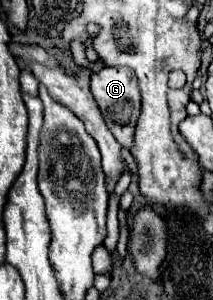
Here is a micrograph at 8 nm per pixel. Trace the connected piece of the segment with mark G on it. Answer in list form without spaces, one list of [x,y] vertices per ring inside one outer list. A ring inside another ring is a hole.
[[[103,67],[97,73],[91,73],[91,93],[105,117],[107,127],[111,133],[117,137],[117,141],[131,149],[133,147],[133,137],[135,137],[135,125],[141,113],[141,97],[139,97],[139,87],[137,79],[131,69],[127,67]]]

